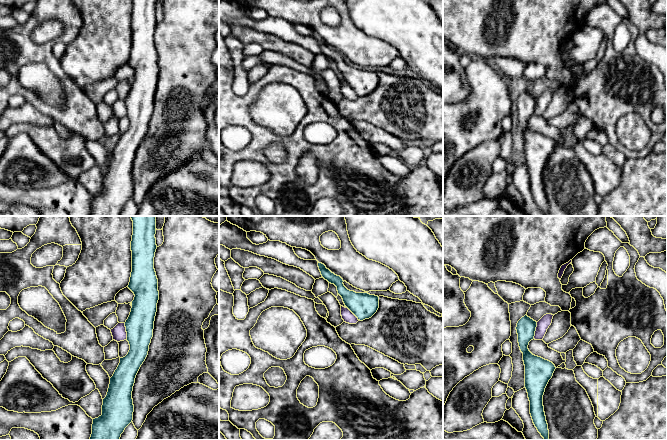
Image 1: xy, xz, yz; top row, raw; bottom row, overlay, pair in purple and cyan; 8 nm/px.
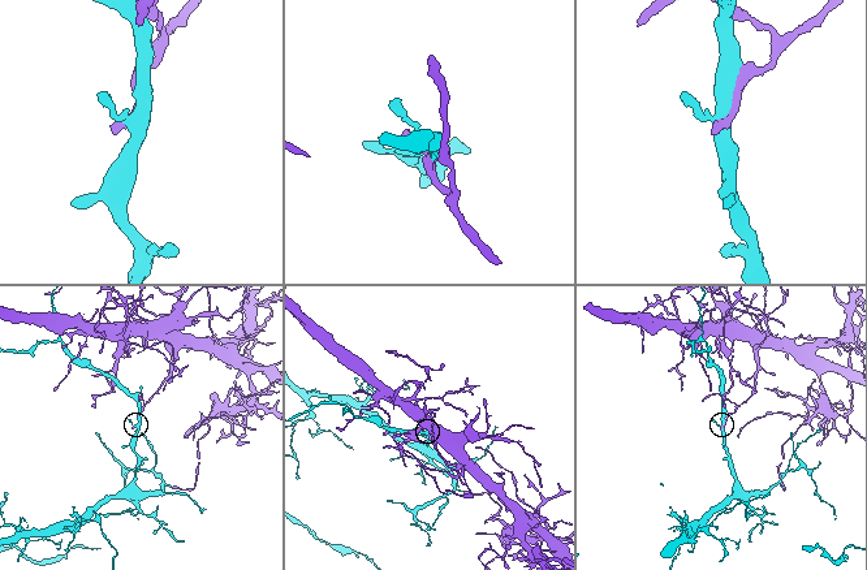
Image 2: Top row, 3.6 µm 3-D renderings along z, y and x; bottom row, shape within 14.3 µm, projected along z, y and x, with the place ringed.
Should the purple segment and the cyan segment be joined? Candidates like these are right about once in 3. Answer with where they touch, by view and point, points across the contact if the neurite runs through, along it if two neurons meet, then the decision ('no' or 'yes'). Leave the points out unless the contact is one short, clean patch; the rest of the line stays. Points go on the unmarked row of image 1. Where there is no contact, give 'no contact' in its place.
meets purple in xy at (125, 107); no

